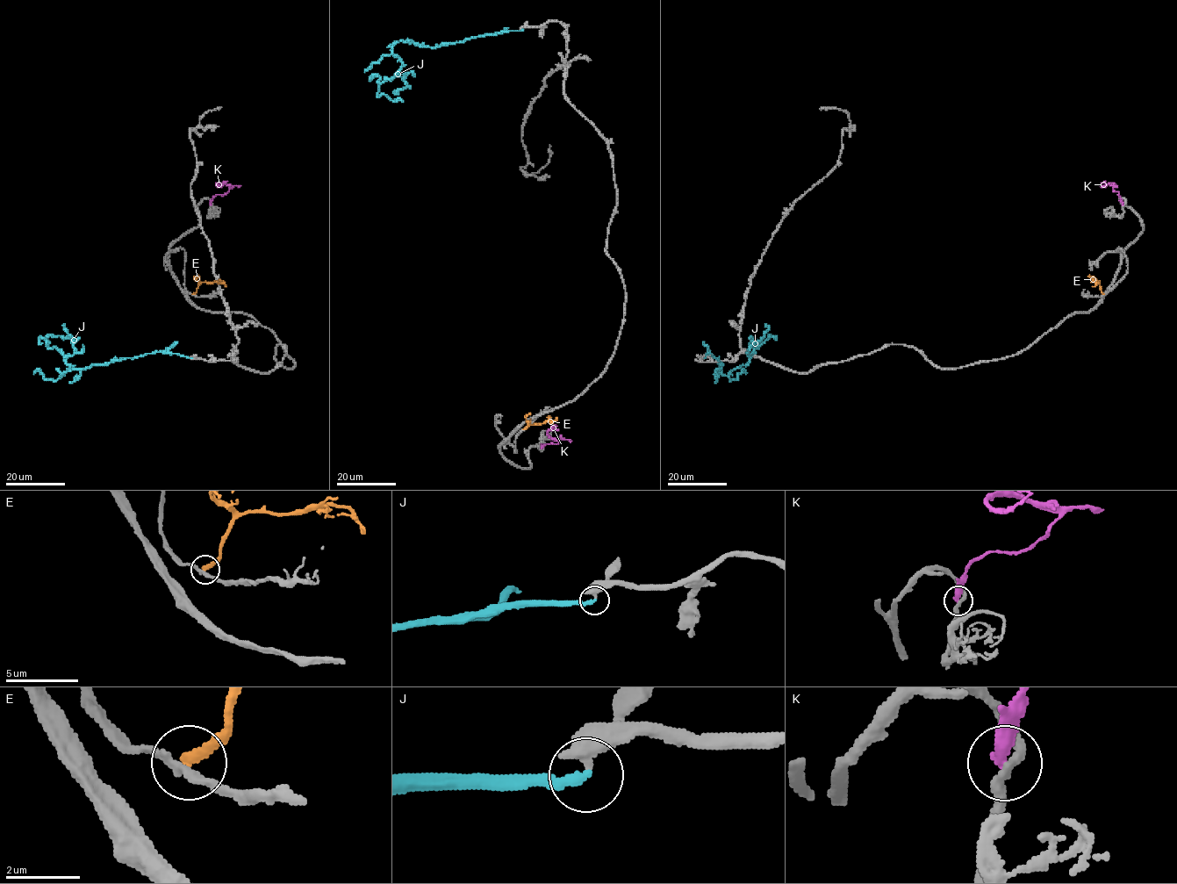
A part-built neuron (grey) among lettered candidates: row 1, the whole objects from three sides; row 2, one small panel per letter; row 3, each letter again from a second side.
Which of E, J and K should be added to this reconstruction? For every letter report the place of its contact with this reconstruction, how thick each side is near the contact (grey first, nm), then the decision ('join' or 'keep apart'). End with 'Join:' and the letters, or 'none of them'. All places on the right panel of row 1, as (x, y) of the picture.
E: meets grey at (1103, 294); 280 nm thick on the grey side, 240 nm on the other; keep apart
J: meets grey at (705, 357); 460 nm thick on the grey side, 240 nm on the other; keep apart
K: meets grey at (1123, 204); 300 nm thick on the grey side, 400 nm on the other; keep apart
Join: none of them

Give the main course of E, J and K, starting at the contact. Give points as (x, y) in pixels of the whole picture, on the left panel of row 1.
E: (193, 294), (202, 283), (221, 281), (226, 287)
J: (191, 358), (154, 351), (68, 370), (61, 375), (71, 366), (59, 350), (47, 345), (47, 336), (71, 340)
K: (211, 204), (214, 197), (224, 195), (231, 187), (226, 184), (217, 184), (227, 182)

